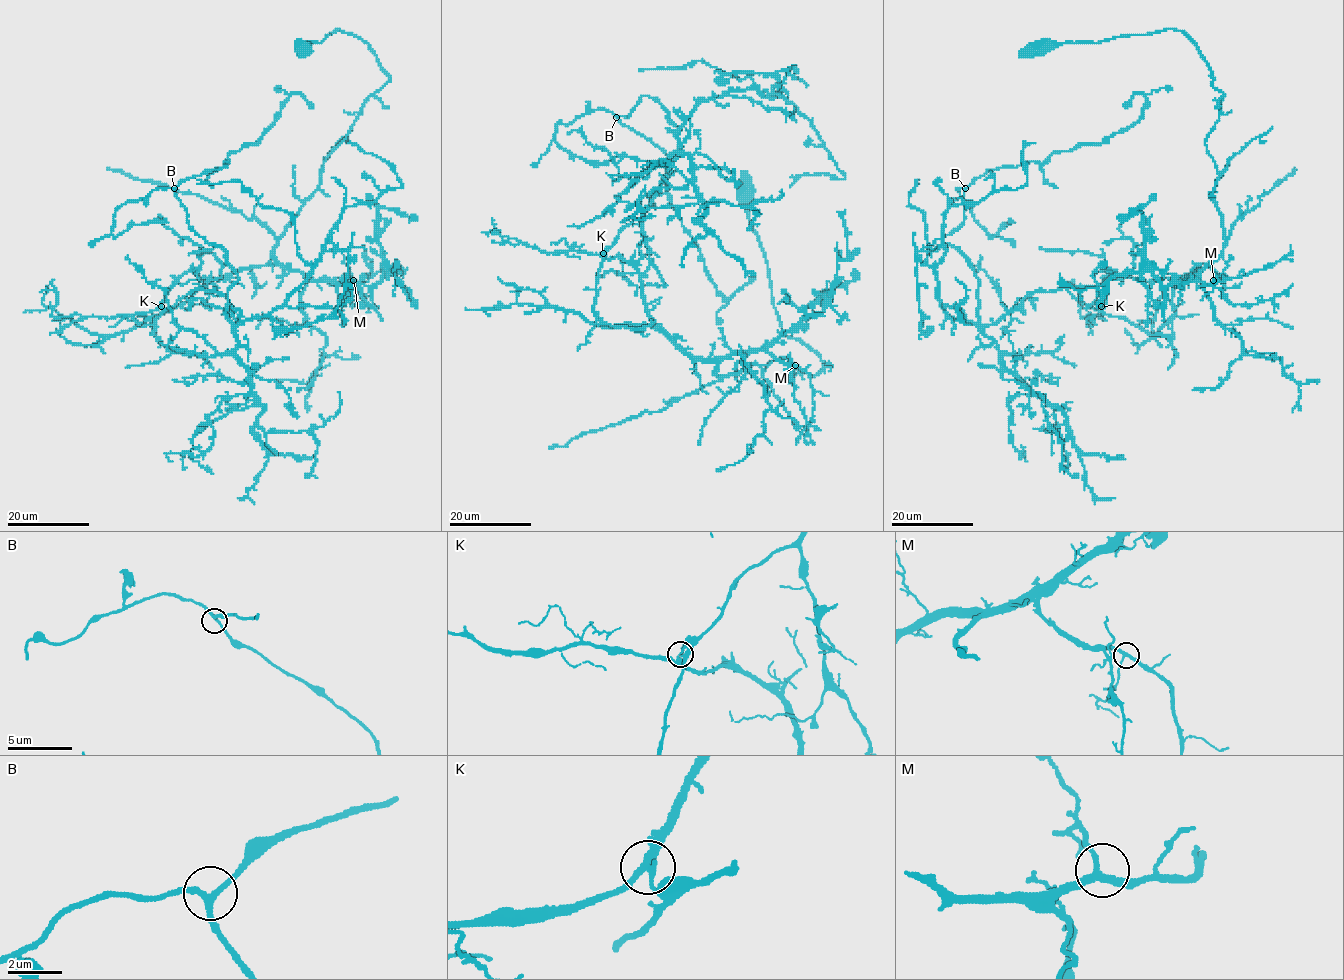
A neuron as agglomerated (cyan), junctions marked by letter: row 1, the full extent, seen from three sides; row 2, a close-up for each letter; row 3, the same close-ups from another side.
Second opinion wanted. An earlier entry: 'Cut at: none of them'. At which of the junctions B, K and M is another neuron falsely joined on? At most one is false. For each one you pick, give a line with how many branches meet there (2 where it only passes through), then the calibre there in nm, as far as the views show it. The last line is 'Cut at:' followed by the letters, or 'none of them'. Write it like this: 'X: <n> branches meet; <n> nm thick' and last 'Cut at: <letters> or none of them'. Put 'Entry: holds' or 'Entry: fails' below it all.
K: 3 branches meet; 240 nm thick
Cut at: K
Entry: fails

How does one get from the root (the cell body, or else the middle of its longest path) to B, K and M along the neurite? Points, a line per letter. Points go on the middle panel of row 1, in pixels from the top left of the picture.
B: (743, 191), (815, 375), (719, 376), (654, 320), (641, 215), (680, 129), (645, 95), (616, 117)
K: (743, 191), (781, 330), (832, 365), (815, 375), (780, 357), (719, 376), (654, 320), (636, 269), (603, 253)
M: (743, 191), (781, 330), (832, 365), (811, 375), (780, 357), (717, 374), (756, 349), (795, 365)

